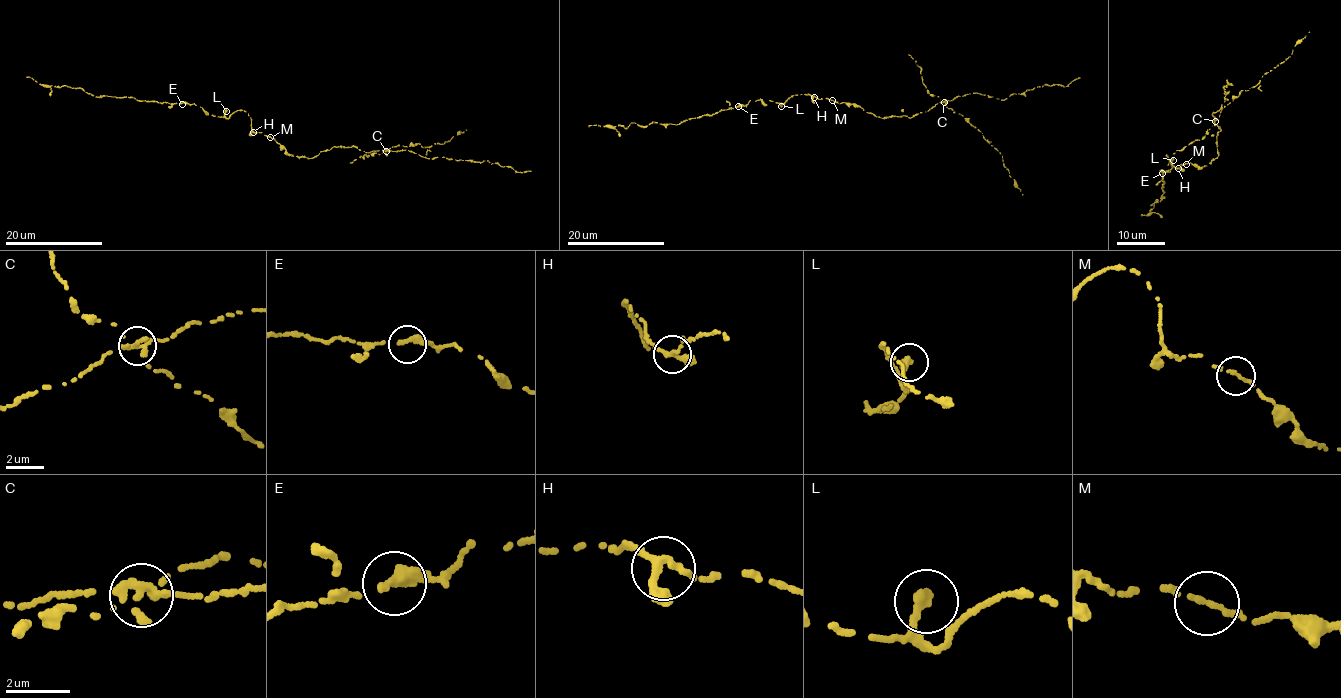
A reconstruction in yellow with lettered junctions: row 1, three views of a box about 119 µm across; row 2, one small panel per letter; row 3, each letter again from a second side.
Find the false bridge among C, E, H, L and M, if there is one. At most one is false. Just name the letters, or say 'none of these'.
C

